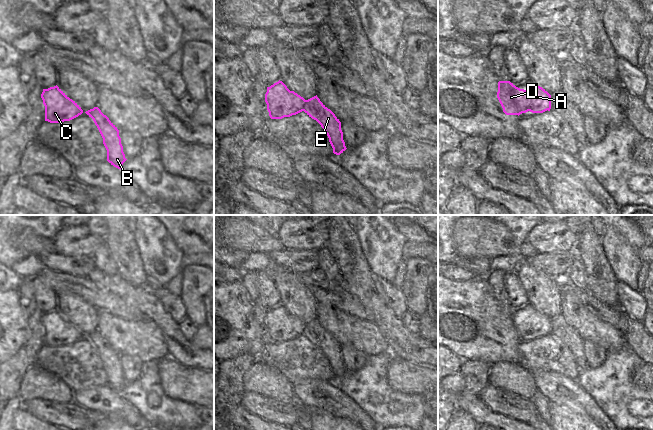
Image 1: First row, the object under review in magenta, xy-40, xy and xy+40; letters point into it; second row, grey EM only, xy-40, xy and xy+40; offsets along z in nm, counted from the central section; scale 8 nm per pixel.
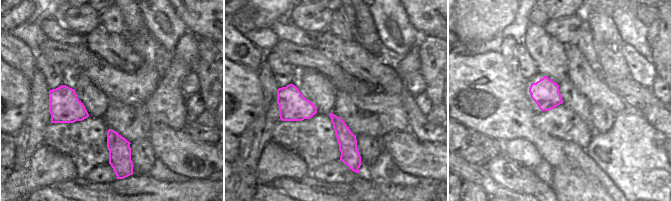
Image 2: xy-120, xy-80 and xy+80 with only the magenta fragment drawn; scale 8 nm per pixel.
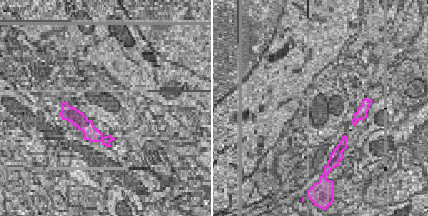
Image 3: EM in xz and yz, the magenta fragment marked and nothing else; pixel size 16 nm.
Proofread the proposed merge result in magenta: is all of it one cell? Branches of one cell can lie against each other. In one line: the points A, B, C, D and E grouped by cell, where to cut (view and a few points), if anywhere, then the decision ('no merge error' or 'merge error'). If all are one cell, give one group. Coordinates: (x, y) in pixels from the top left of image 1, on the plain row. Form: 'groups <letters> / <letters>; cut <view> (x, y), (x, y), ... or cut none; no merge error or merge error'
groups A C D / B E; cut xy (319, 323), (317, 325), (317, 345); merge error

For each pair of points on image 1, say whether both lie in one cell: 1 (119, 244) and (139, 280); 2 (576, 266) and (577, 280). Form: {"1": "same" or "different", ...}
{"1": "same", "2": "same"}

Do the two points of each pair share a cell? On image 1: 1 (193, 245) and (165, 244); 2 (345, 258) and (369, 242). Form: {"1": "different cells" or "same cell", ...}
{"1": "different cells", "2": "different cells"}

